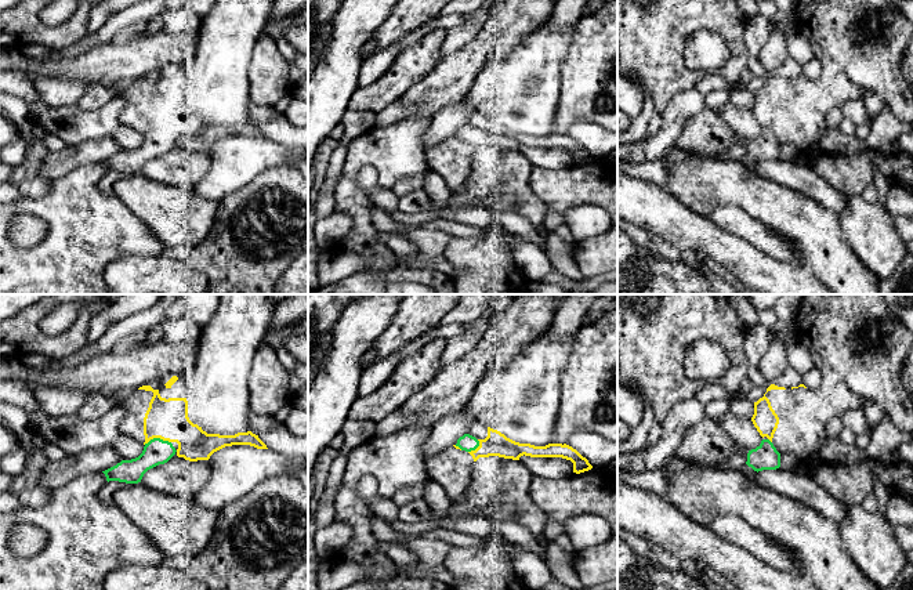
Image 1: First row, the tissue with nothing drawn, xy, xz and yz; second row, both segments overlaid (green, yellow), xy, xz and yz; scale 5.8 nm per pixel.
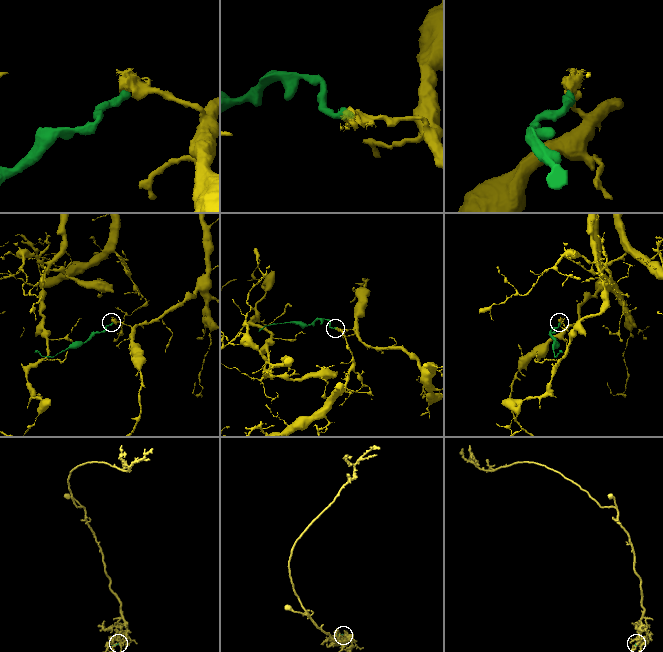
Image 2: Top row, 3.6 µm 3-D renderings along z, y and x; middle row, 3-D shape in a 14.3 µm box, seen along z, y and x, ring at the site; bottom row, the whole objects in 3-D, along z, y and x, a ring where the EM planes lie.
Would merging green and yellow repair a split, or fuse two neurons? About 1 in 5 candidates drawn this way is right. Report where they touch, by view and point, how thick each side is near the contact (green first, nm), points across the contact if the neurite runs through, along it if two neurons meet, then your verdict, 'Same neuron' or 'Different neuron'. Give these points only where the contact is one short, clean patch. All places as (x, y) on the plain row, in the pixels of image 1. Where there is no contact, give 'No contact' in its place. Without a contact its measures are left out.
Touches green at xy (156, 129). Thickness 150 nm (green) against 240 nm. Path across: xy (156, 141), (156, 129), (167, 109). Same neuron

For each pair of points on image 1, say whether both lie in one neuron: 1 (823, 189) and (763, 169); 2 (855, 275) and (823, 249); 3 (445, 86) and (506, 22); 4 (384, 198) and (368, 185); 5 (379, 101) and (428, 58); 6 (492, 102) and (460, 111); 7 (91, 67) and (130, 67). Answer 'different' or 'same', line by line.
1: same
2: same
3: same
4: same
5: same
6: different
7: same

